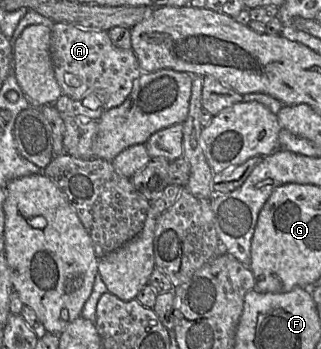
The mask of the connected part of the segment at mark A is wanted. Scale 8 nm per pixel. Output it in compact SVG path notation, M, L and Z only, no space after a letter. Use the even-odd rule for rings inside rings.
M54 23L51 27L50 53L55 78L63 95L81 102L88 95L95 95L104 111L121 105L143 73L132 48L115 47L107 31Z

